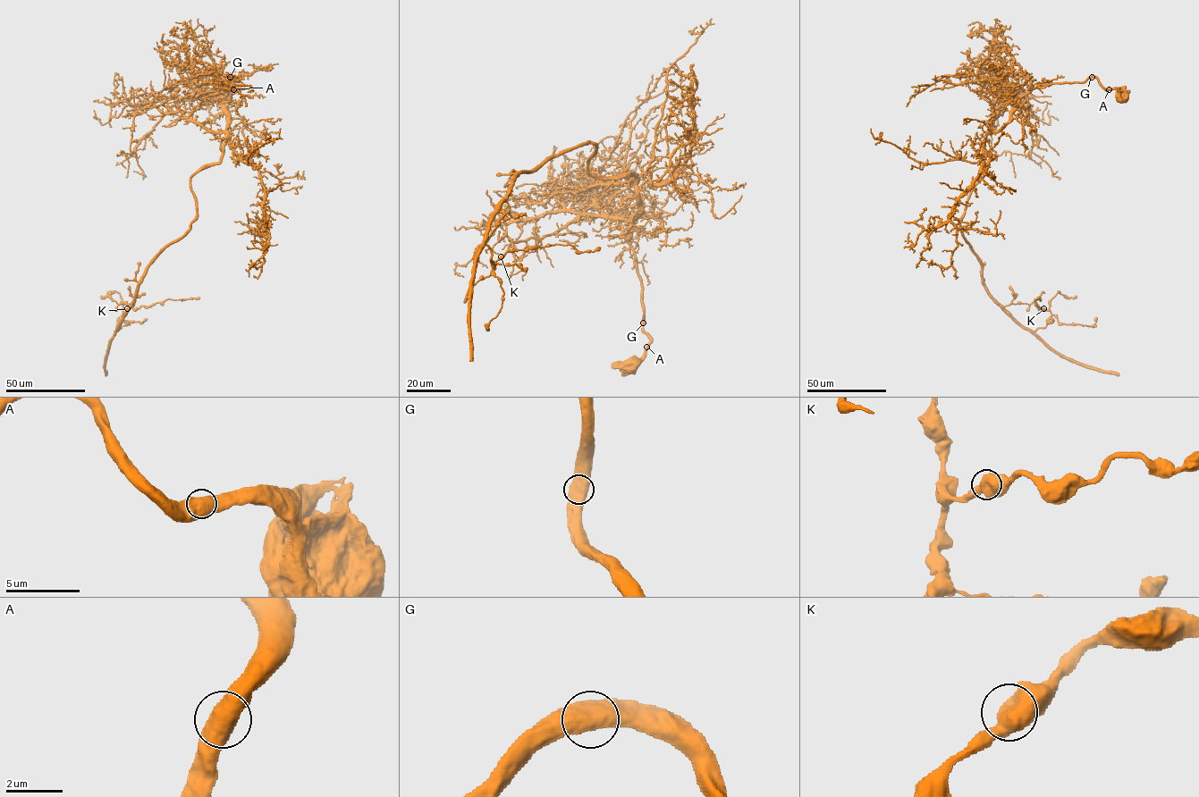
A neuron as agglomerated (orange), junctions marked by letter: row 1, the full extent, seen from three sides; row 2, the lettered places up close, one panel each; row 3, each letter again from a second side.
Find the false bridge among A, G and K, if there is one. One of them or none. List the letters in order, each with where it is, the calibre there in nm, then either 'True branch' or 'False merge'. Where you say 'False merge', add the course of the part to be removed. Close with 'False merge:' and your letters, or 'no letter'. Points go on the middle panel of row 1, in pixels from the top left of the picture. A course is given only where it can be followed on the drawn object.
A: Place: (646, 347). Thickness 700 nm. True branch
G: Place: (643, 322). Thickness 850 nm. True branch
K: Place: (501, 256). Thickness 750 nm. True branch
False merge: no letter

